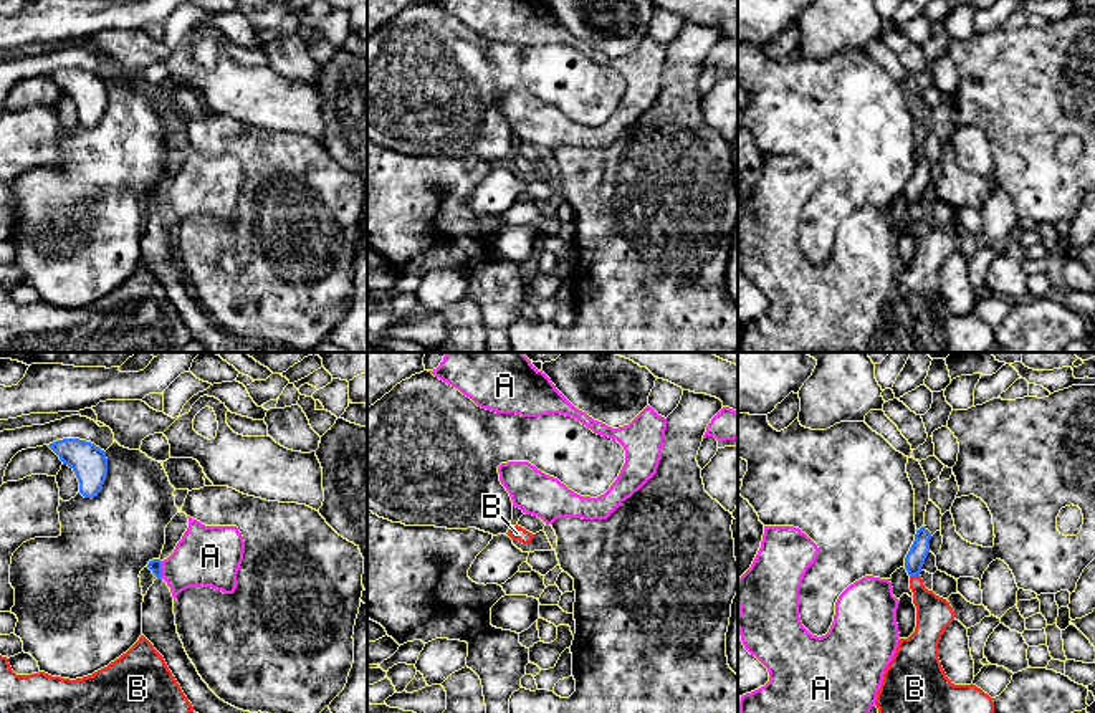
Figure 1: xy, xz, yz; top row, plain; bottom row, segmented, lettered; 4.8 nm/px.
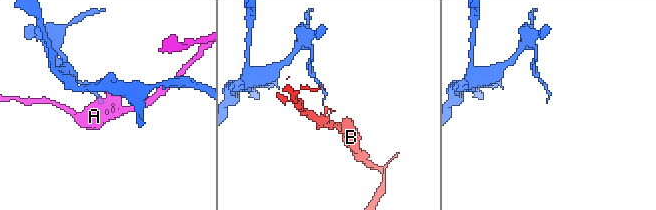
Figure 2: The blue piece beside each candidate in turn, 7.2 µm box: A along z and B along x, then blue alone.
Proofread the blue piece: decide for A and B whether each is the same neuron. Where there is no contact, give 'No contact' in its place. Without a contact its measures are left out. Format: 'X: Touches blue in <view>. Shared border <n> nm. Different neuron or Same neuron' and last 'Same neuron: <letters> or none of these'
A: Touches blue in xy. Shared border 90 nm. Different neuron
B: Touches blue in yz. Shared border 50 nm. Different neuron
Same neuron: none of these

